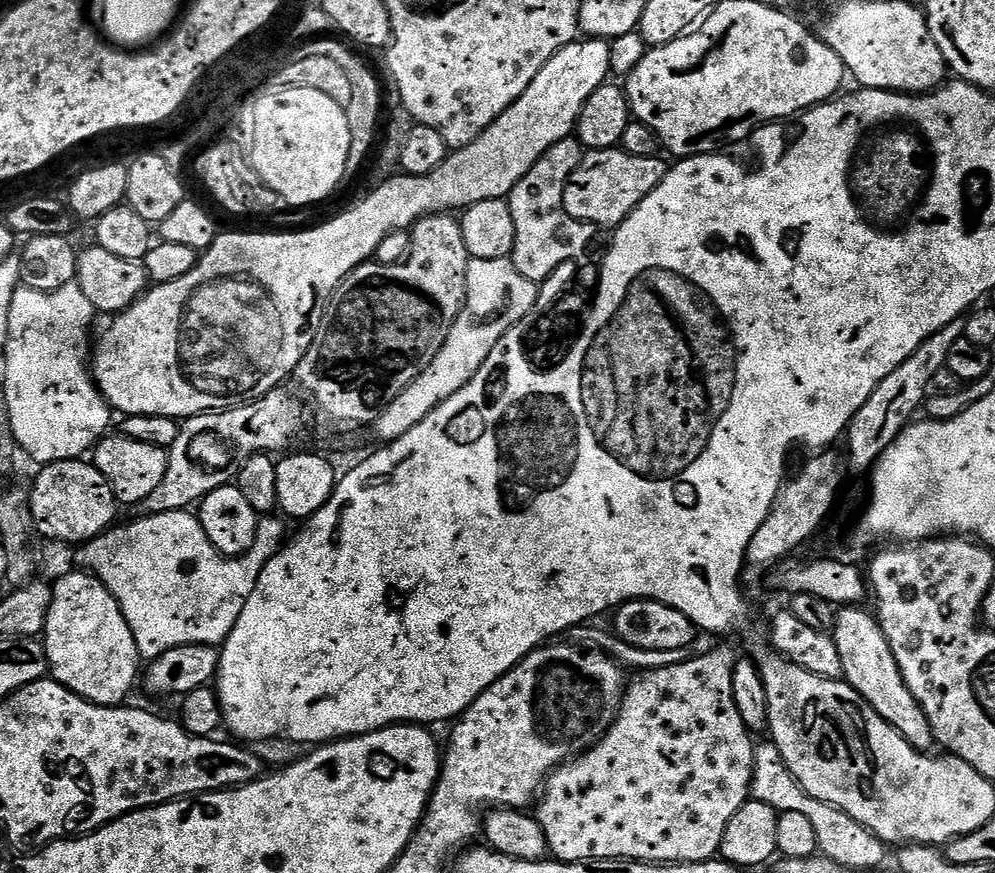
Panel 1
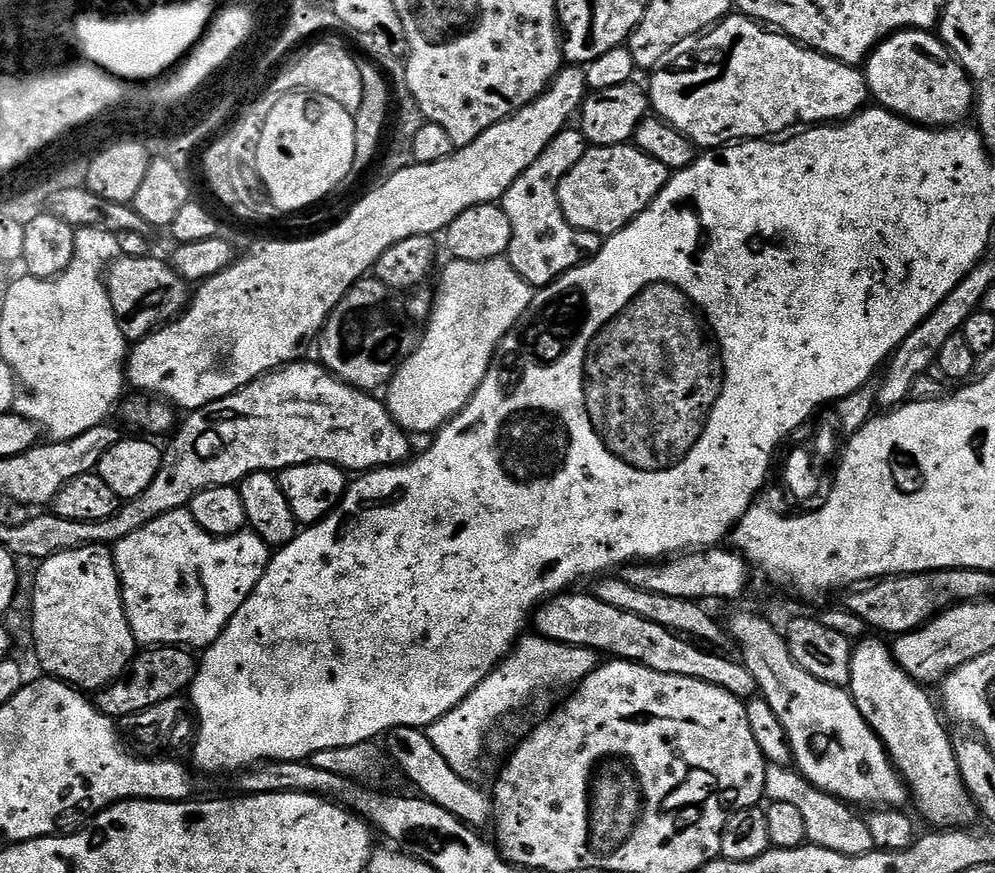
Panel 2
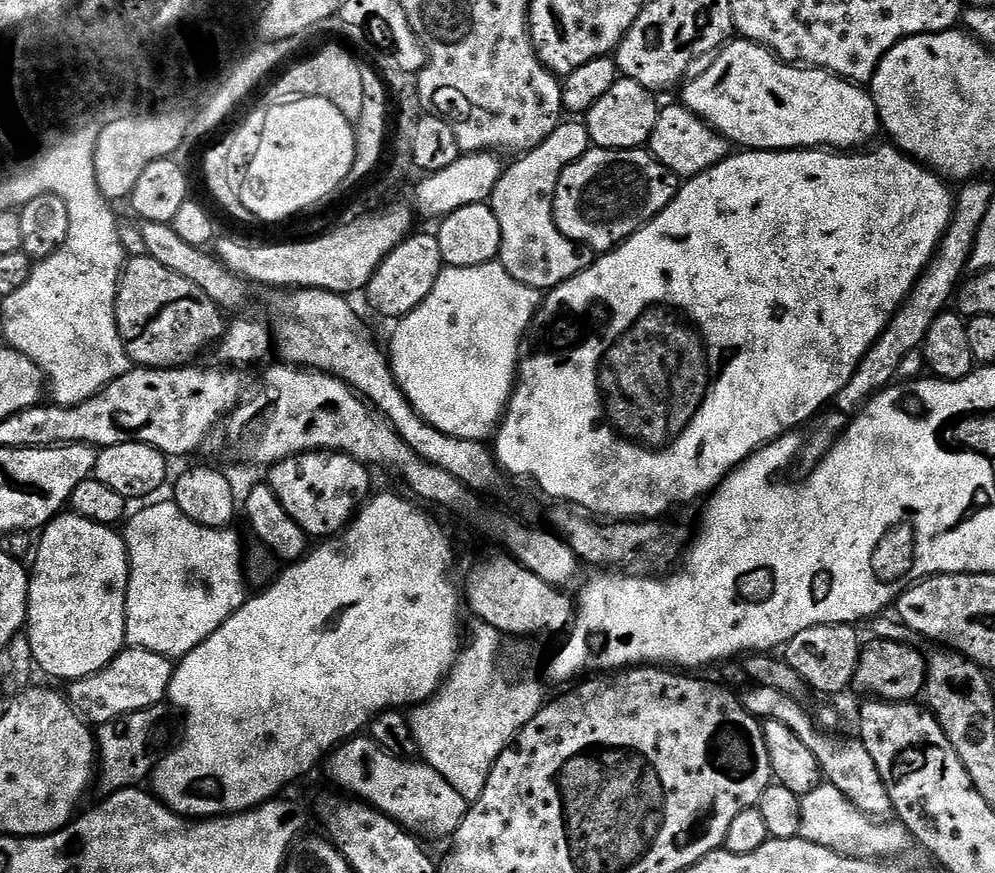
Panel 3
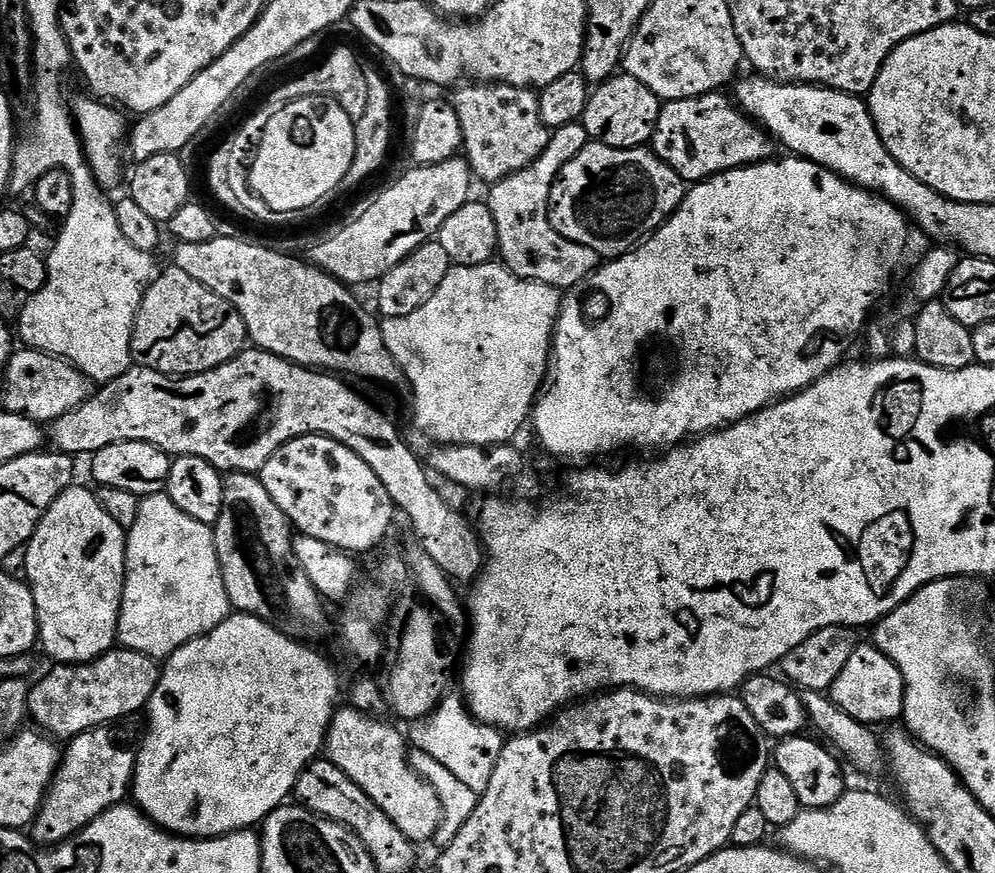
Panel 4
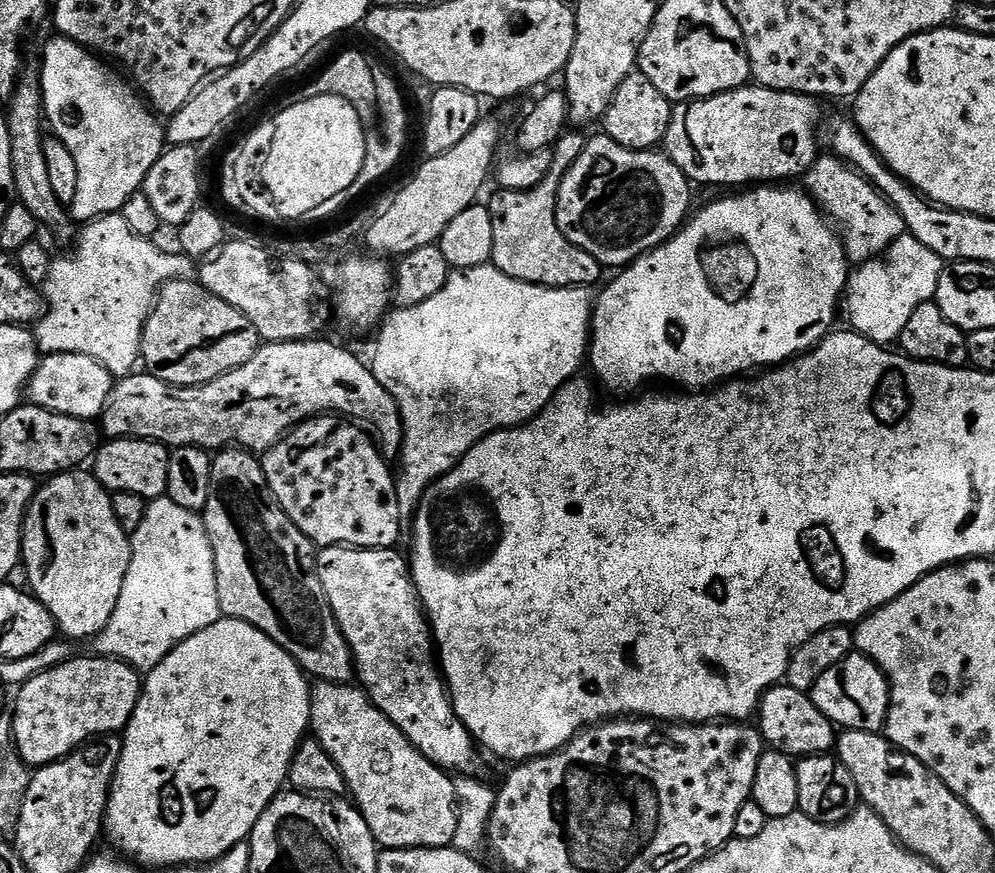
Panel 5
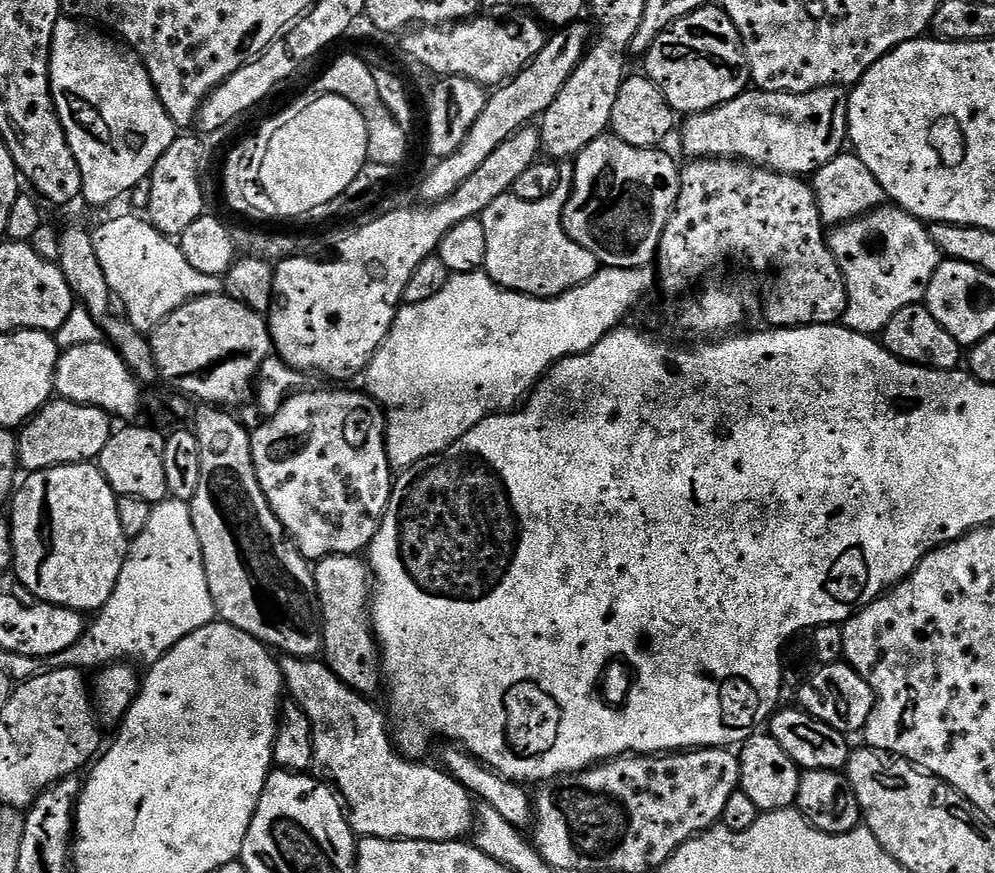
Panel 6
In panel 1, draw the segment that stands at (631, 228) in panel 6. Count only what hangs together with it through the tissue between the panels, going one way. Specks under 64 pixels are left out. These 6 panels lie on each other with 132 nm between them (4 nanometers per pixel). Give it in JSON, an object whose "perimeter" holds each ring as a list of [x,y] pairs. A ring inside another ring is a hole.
{"perimeter":[[[619,147],[589,151],[580,160],[574,174],[568,176],[564,191],[566,214],[597,229],[619,228],[620,223],[657,188],[668,172],[669,165],[660,159],[659,155],[634,158],[634,154],[626,154]]]}

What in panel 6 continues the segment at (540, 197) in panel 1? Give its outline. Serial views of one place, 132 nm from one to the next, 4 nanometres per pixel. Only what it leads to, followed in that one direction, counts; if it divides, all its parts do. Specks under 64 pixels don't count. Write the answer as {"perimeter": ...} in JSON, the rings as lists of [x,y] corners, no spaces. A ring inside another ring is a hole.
{"perimeter":[[[561,167],[560,181],[550,194],[550,198],[542,198],[542,202],[526,202],[522,198],[511,194],[502,198],[494,198],[490,206],[482,213],[484,229],[486,230],[486,262],[483,271],[493,280],[499,288],[505,288],[511,292],[520,292],[524,296],[560,296],[577,288],[579,284],[586,284],[590,278],[594,278],[602,265],[599,260],[590,254],[582,246],[578,246],[564,229],[564,207],[572,193],[572,168]]]}

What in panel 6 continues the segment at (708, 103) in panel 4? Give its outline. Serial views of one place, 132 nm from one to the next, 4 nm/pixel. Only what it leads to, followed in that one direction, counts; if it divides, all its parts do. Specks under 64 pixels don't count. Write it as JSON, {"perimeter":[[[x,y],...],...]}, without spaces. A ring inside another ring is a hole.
{"perimeter":[[[843,87],[819,88],[806,94],[749,90],[709,112],[689,115],[680,144],[692,160],[743,160],[787,176],[808,178],[845,151],[848,144],[848,92]]]}

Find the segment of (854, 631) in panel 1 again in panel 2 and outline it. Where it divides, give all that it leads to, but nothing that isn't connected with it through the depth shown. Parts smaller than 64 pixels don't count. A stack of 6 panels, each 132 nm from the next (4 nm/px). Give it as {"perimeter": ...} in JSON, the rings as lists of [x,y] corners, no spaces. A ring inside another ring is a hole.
{"perimeter":[[[865,638],[853,647],[848,688],[862,718],[866,718],[874,734],[884,743],[884,749],[888,751],[888,757],[892,760],[896,771],[900,773],[900,779],[908,785],[914,804],[916,800],[917,810],[932,823],[932,826],[940,830],[960,830],[965,826],[975,825],[972,823],[978,820],[978,809],[962,782],[962,774],[958,774],[953,737],[948,737],[948,732],[940,721],[941,713],[938,708],[936,713],[931,698],[924,693],[927,691],[896,665],[892,649],[887,643]]]}

